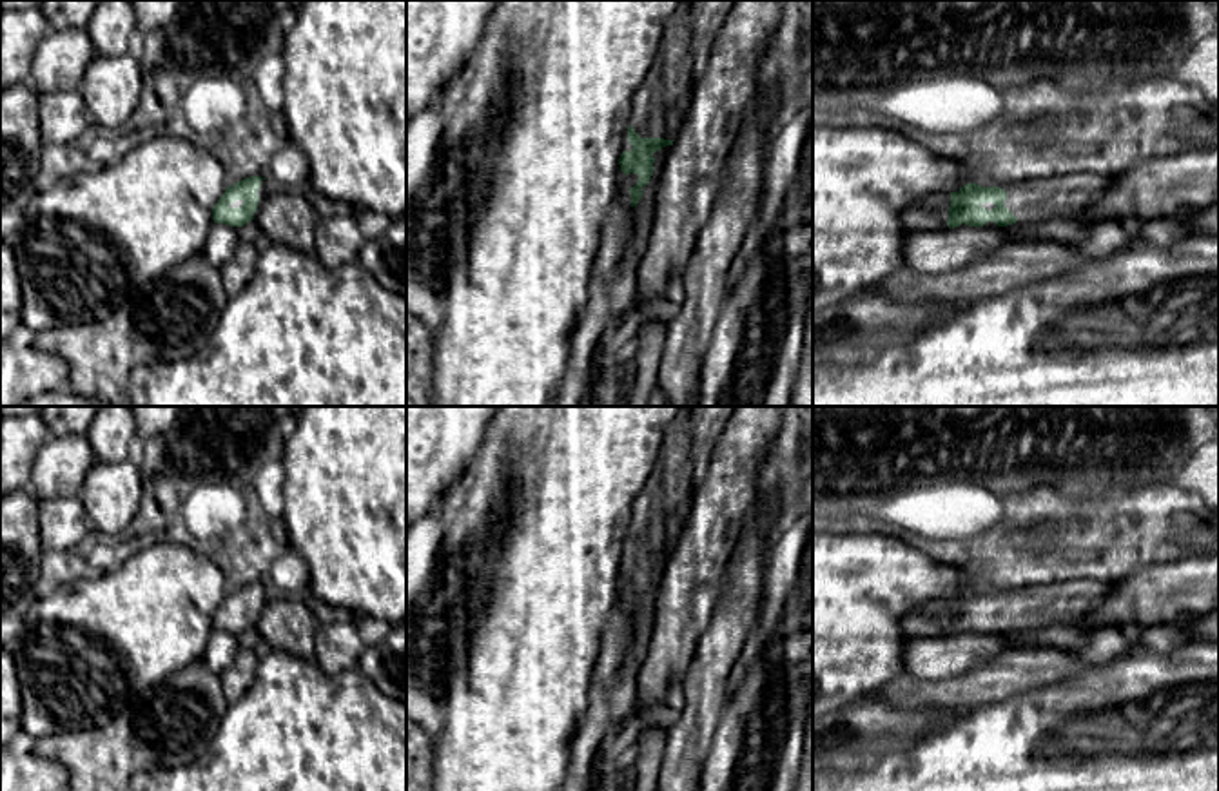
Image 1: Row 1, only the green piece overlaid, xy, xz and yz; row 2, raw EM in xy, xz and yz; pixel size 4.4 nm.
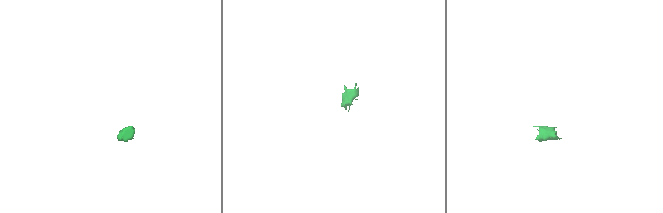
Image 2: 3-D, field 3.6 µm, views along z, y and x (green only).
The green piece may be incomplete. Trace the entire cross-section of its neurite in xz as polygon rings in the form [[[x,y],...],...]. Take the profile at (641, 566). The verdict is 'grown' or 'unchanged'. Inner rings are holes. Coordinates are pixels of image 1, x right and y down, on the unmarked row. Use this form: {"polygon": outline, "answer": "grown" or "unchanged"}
{"polygon": [[[680,406],[678,414],[668,426],[655,468],[644,488],[635,497],[628,533],[628,548],[633,555],[622,559],[619,564],[620,582],[624,584],[624,613],[628,617],[628,648],[617,675],[608,682],[608,691],[622,675],[629,660],[635,626],[640,619],[639,606],[642,604],[642,595],[649,590],[655,577],[653,561],[666,552],[673,552],[680,539],[695,493],[704,483],[709,468],[713,448],[733,410],[735,406]]], "answer": "grown"}

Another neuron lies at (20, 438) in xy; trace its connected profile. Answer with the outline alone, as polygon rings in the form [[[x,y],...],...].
[[[36,414],[0,417],[0,497],[31,490],[36,454],[51,432]]]

